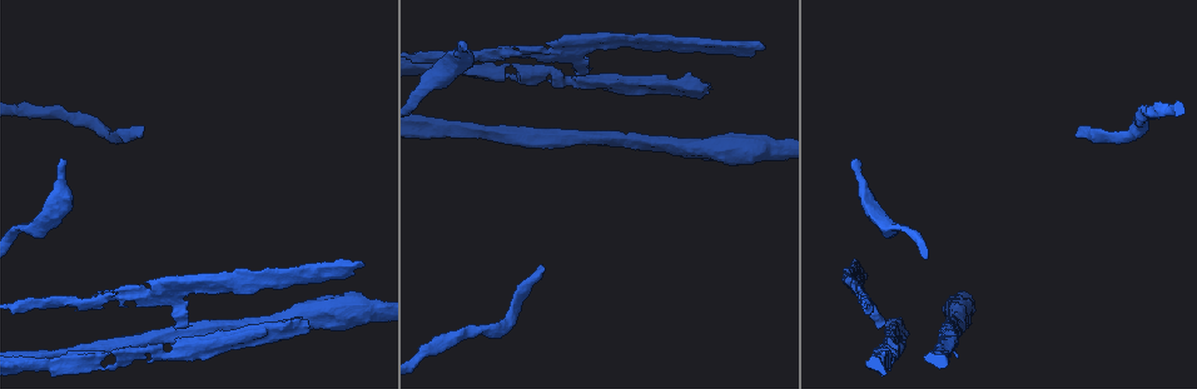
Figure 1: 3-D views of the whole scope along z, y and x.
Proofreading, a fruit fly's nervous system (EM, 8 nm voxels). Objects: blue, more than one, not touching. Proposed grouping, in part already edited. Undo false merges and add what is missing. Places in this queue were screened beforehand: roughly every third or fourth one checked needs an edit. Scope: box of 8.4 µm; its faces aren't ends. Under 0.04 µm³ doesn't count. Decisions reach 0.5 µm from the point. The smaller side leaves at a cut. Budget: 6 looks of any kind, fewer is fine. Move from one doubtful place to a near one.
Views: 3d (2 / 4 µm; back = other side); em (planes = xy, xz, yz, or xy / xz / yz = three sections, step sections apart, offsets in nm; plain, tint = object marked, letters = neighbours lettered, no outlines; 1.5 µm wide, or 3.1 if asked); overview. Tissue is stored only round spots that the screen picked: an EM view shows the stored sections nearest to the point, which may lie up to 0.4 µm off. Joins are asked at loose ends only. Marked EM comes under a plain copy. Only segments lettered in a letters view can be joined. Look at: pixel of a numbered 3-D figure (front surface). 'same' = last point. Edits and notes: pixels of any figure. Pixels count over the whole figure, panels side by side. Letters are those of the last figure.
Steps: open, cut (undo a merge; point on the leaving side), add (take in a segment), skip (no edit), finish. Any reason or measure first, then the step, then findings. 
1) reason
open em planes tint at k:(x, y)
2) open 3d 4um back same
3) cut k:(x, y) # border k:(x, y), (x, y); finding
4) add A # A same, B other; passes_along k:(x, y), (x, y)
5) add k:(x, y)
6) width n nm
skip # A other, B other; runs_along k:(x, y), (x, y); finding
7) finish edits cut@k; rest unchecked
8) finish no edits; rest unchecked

thin end
open em xz step 8 tint at 1:(363, 264)

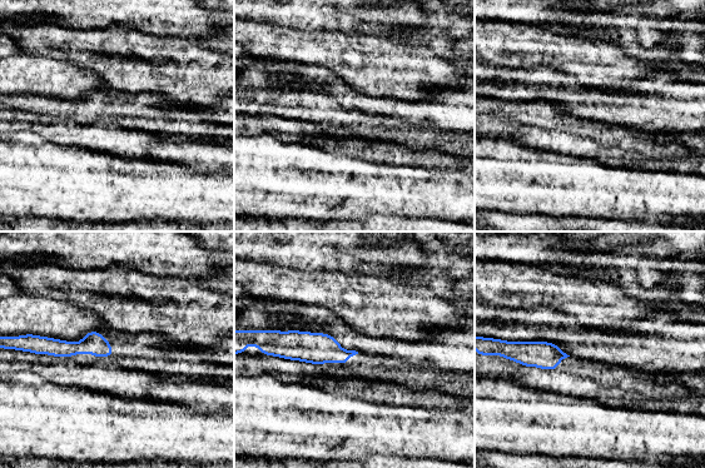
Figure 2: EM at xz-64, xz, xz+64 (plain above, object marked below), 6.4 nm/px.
open em planes letters same

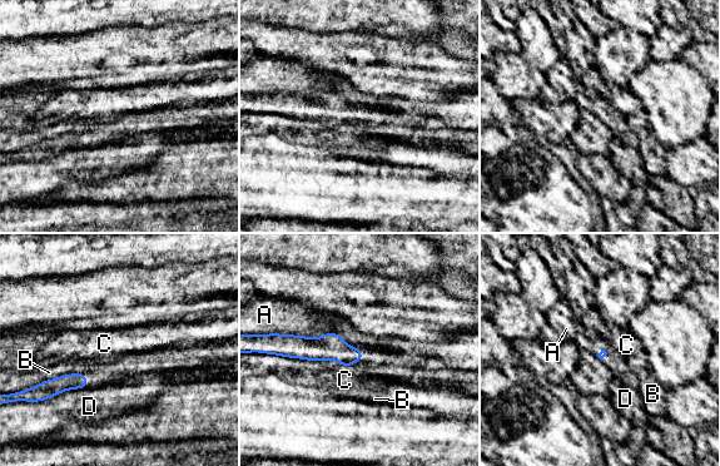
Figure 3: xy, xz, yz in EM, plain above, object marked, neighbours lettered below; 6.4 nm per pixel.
skip # A other, B other, C other, D other; border 3:(332, 331), (318, 336), (276, 333); no lettered segment goes on from it

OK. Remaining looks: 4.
open 3d 4um back at 1:(514, 65)

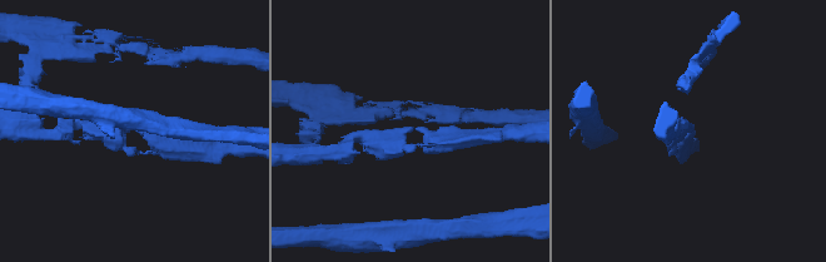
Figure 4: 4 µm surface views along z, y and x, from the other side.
need the tissue
open em xz step 4 letters at 4:(688, 131)

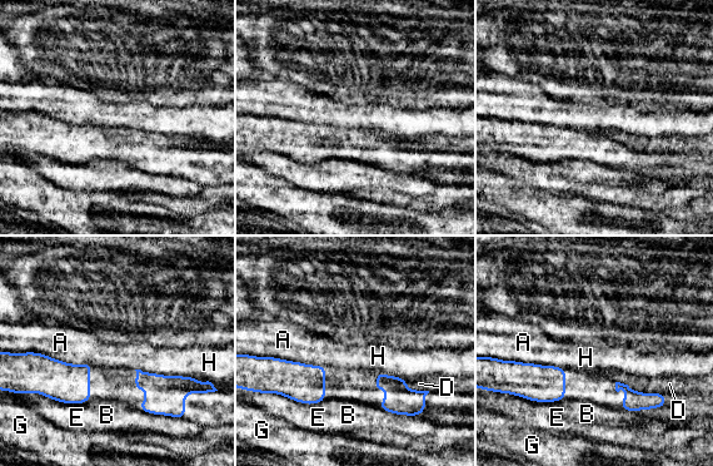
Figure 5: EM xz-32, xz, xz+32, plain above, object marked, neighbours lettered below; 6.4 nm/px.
width 30 nm
skip # A other, B other, D other, E other, G other, H other; border 5:(135, 368), (194, 378); one neuron here

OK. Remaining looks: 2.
free end
open 3d 4um at 1:(467, 47)

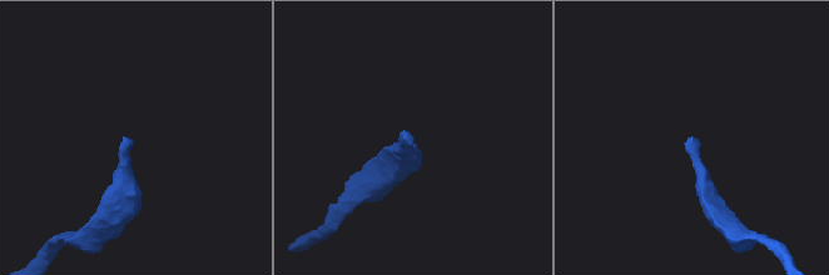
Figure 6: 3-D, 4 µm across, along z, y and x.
open em planes letters at 6:(410, 140)

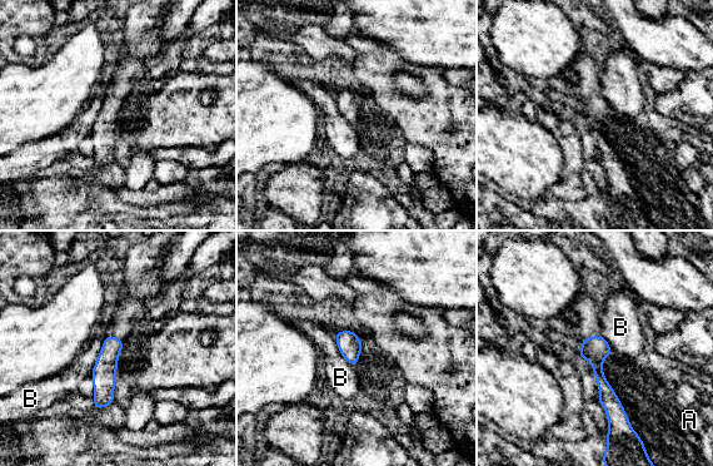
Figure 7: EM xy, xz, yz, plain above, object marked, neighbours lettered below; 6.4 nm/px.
longest_contact B 300 nm
skip # A other, B other; runs_along 7:(593, 338), (611, 425); none of them fits

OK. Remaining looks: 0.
finish no edits; rest unchecked

